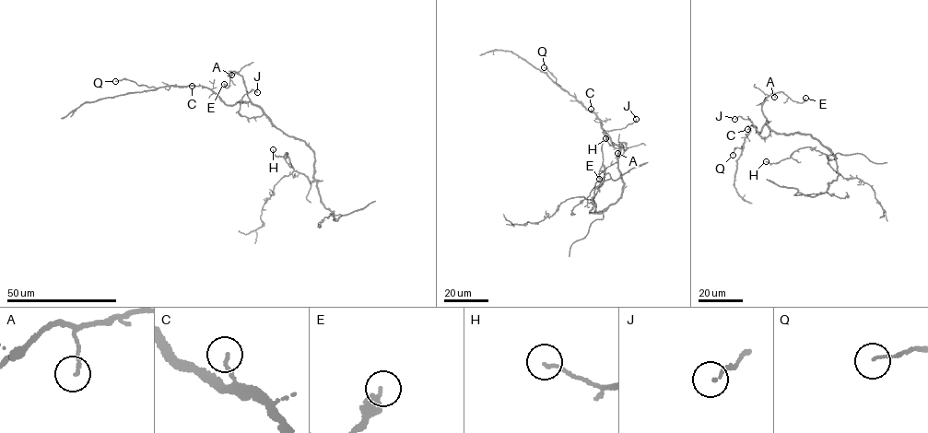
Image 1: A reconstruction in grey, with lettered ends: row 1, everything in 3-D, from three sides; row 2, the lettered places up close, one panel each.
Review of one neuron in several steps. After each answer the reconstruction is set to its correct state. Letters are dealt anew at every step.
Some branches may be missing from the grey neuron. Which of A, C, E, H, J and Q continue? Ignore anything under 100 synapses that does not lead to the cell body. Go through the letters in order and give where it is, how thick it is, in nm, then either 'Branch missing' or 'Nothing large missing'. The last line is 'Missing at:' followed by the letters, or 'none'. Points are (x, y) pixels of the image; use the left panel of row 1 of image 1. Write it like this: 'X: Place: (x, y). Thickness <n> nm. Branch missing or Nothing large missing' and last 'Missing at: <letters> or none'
A: Place: (231, 75). Thickness 110 nm. Nothing large missing
C: Place: (192, 86). Thickness 120 nm. Nothing large missing
E: Place: (224, 84). Thickness 320 nm. Nothing large missing
H: Place: (273, 149). Thickness 130 nm. Nothing large missing
J: Place: (257, 92). Thickness 120 nm. Nothing large missing
Q: Place: (115, 81). Thickness 80 nm. Nothing large missing
Missing at: none

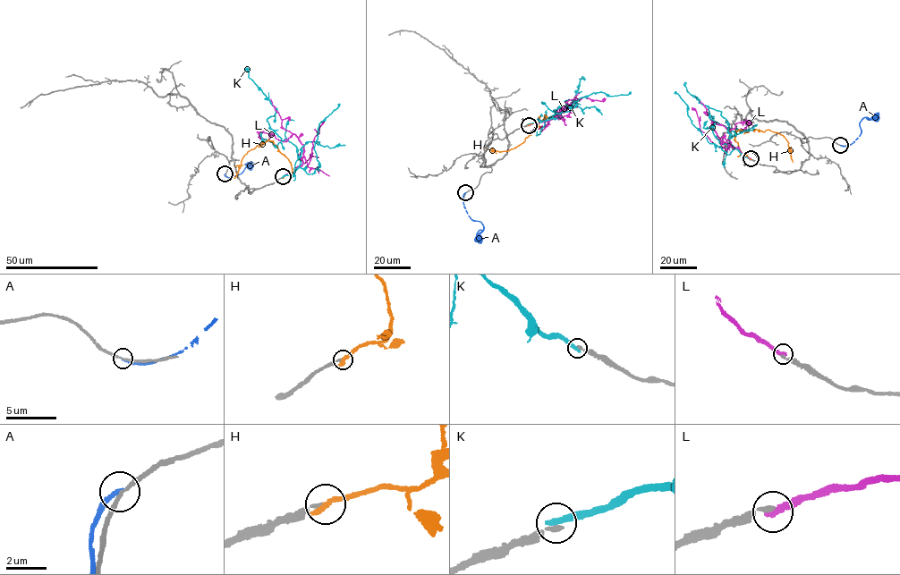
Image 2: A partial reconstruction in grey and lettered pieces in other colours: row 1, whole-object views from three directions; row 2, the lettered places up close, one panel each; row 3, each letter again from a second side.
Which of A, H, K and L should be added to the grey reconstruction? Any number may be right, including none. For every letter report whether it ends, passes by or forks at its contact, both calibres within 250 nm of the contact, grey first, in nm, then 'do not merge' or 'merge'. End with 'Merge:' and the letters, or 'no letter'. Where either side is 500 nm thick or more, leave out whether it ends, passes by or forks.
A: it ends there; 160 nm thick on the grey side, 200 nm on the other; do not merge
H: it ends there; 170 nm thick on the grey side, 320 nm on the other; do not merge
K: it ends there; 200 nm thick on the grey side, 360 nm on the other; do not merge
L: it ends there; 170 nm thick on the grey side, 280 nm on the other; do not merge
Merge: no letter

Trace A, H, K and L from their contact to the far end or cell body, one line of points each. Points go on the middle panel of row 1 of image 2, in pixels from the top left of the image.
A: (465, 192), (462, 202), (467, 213), (483, 225), (479, 243)
H: (529, 124), (546, 120), (547, 117), (536, 124), (522, 143), (508, 150), (482, 148)
K: (528, 124), (561, 116), (555, 112), (573, 101), (580, 79), (584, 78)
L: (529, 124), (547, 121), (572, 105), (550, 118), (546, 125), (538, 126), (539, 118)

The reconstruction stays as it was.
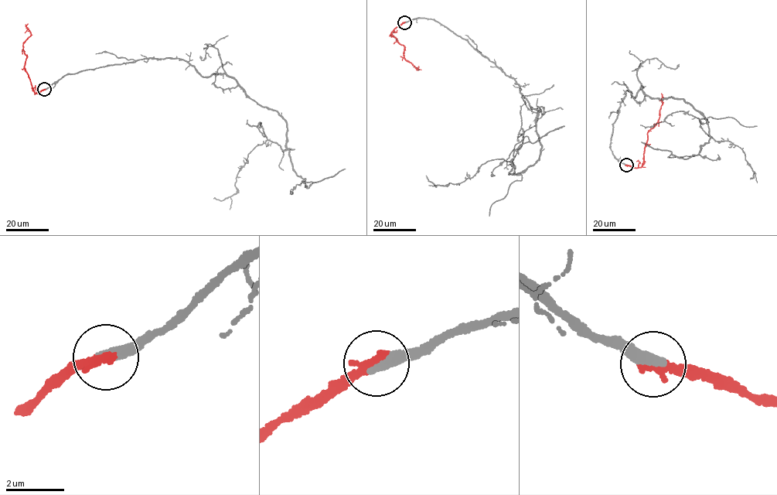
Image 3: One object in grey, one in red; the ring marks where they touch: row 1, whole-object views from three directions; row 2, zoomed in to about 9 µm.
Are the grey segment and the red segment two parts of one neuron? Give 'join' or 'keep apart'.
join

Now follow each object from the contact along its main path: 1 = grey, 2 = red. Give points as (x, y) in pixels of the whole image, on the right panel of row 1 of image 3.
1: (626, 165), (609, 148), (612, 126), (625, 93), (641, 86), (707, 122), (699, 154), (668, 156), (717, 155)
2: (626, 165), (641, 167), (648, 132), (659, 117), (661, 93)

